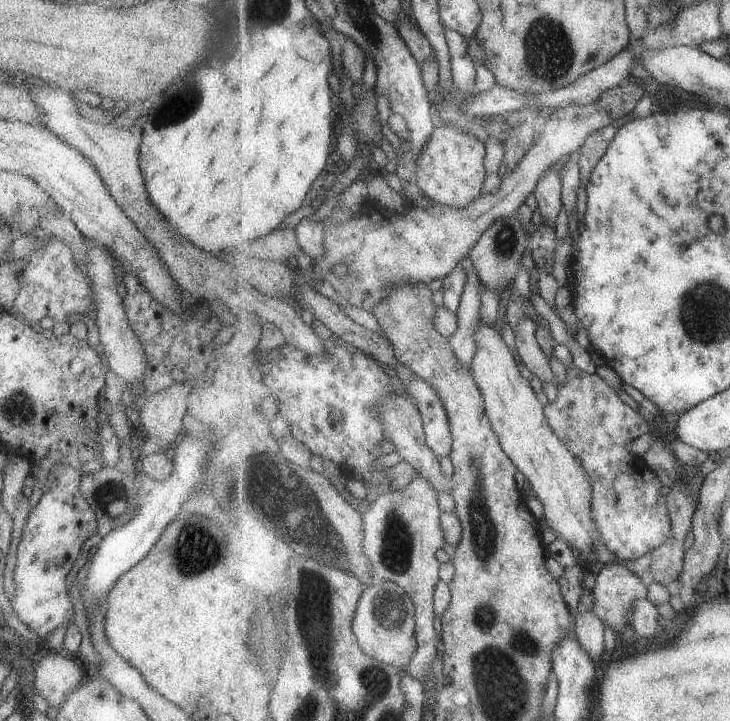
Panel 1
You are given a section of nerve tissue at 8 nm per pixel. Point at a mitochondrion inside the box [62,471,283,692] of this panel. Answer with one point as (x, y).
(195, 550)

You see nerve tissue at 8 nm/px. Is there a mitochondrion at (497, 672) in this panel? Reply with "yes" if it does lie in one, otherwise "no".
yes

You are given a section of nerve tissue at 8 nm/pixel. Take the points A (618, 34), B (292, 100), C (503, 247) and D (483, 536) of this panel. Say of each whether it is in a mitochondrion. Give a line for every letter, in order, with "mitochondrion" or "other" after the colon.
A: other
B: other
C: mitochondrion
D: mitochondrion

